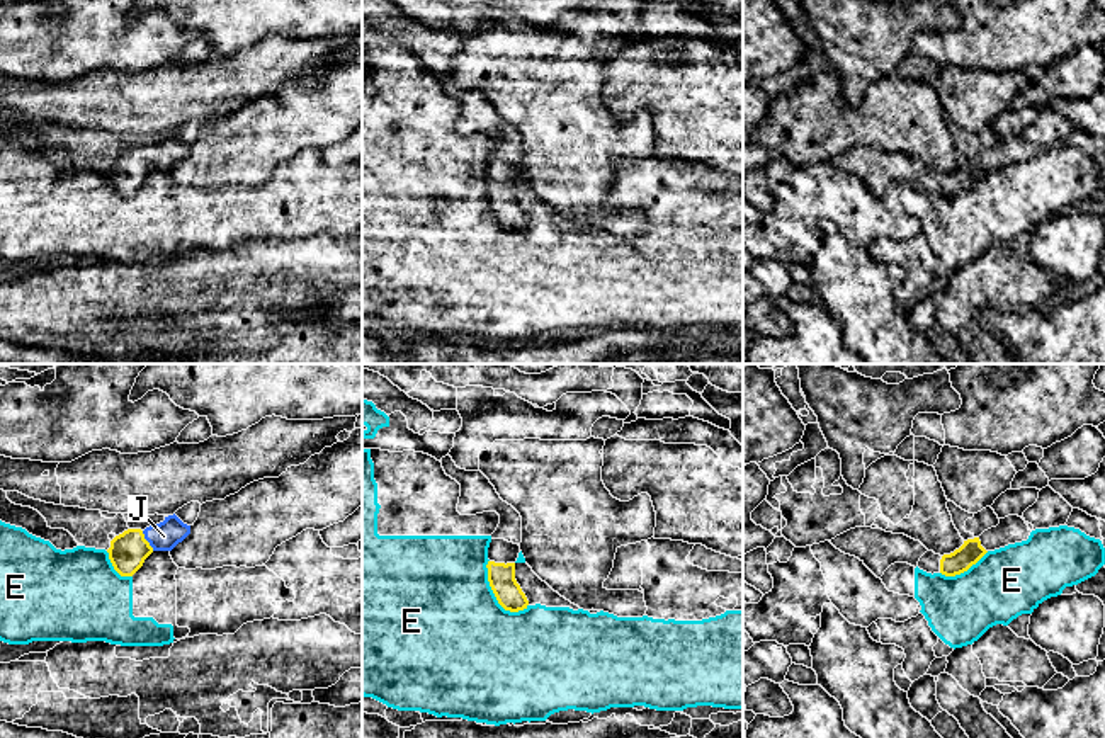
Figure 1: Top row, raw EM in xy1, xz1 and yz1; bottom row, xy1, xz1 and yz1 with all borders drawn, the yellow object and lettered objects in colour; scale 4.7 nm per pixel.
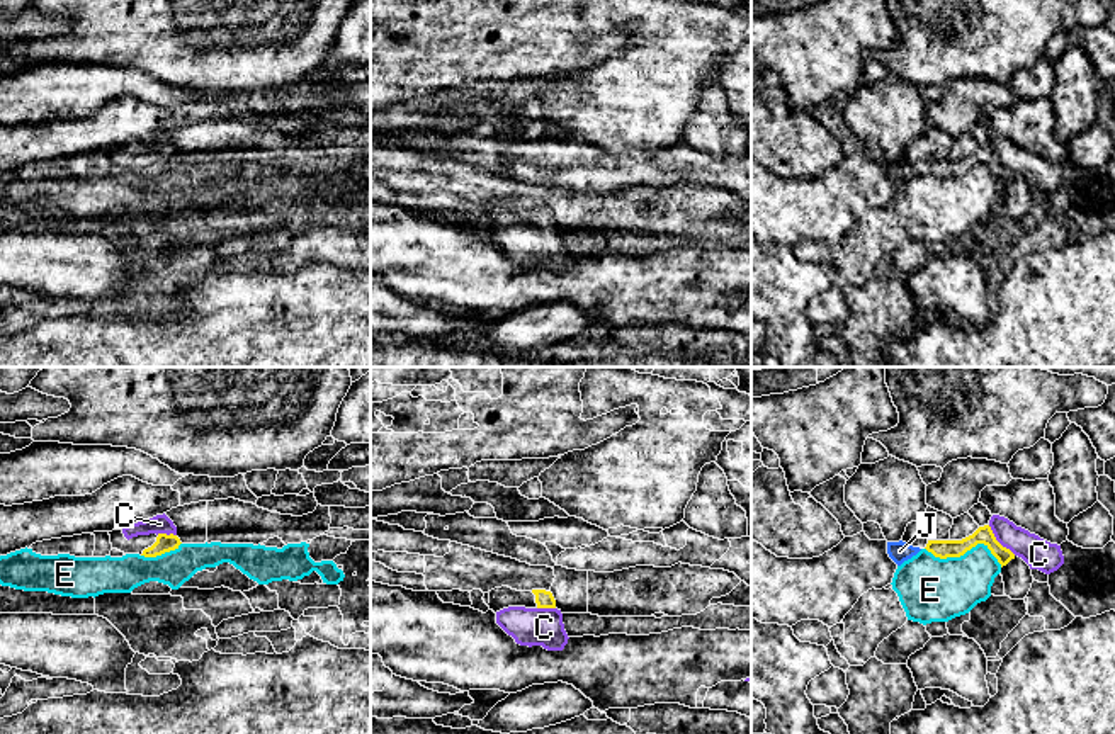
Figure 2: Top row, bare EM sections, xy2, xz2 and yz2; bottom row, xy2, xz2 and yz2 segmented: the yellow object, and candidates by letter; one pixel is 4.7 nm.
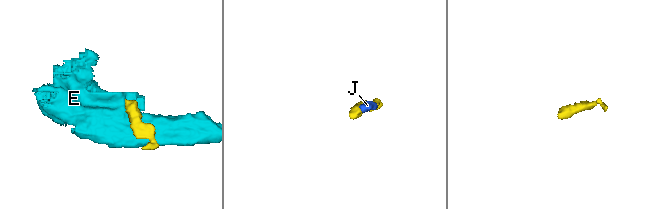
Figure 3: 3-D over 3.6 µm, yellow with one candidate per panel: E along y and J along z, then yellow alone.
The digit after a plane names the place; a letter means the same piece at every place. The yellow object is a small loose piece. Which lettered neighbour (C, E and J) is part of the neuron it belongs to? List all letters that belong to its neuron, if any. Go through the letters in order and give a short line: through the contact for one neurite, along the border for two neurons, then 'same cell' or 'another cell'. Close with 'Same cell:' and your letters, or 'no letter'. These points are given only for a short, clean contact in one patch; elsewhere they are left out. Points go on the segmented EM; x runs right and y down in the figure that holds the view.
C: yz2 (984, 536), (991, 536), (998, 542), (1022, 542), (1039, 554) | same cell
E: another cell
J: xy1 (128, 551), (135, 544), (147, 541), (164, 536) | same cell
Same cell: C, J

